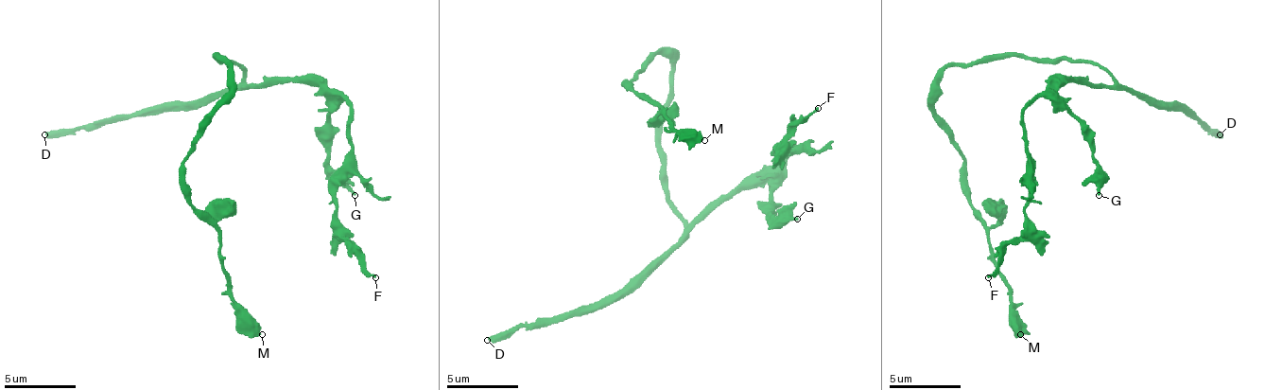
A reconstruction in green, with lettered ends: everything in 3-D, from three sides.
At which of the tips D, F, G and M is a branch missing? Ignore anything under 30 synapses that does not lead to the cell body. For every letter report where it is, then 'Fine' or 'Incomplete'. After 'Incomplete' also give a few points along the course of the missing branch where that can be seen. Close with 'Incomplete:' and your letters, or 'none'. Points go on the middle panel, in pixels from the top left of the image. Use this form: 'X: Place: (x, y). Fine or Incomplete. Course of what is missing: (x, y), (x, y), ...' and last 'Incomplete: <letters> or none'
D: Place: (487, 340). Incomplete
F: Place: (818, 108). Fine
G: Place: (797, 219). Fine
M: Place: (704, 140). Fine
Incomplete: D

